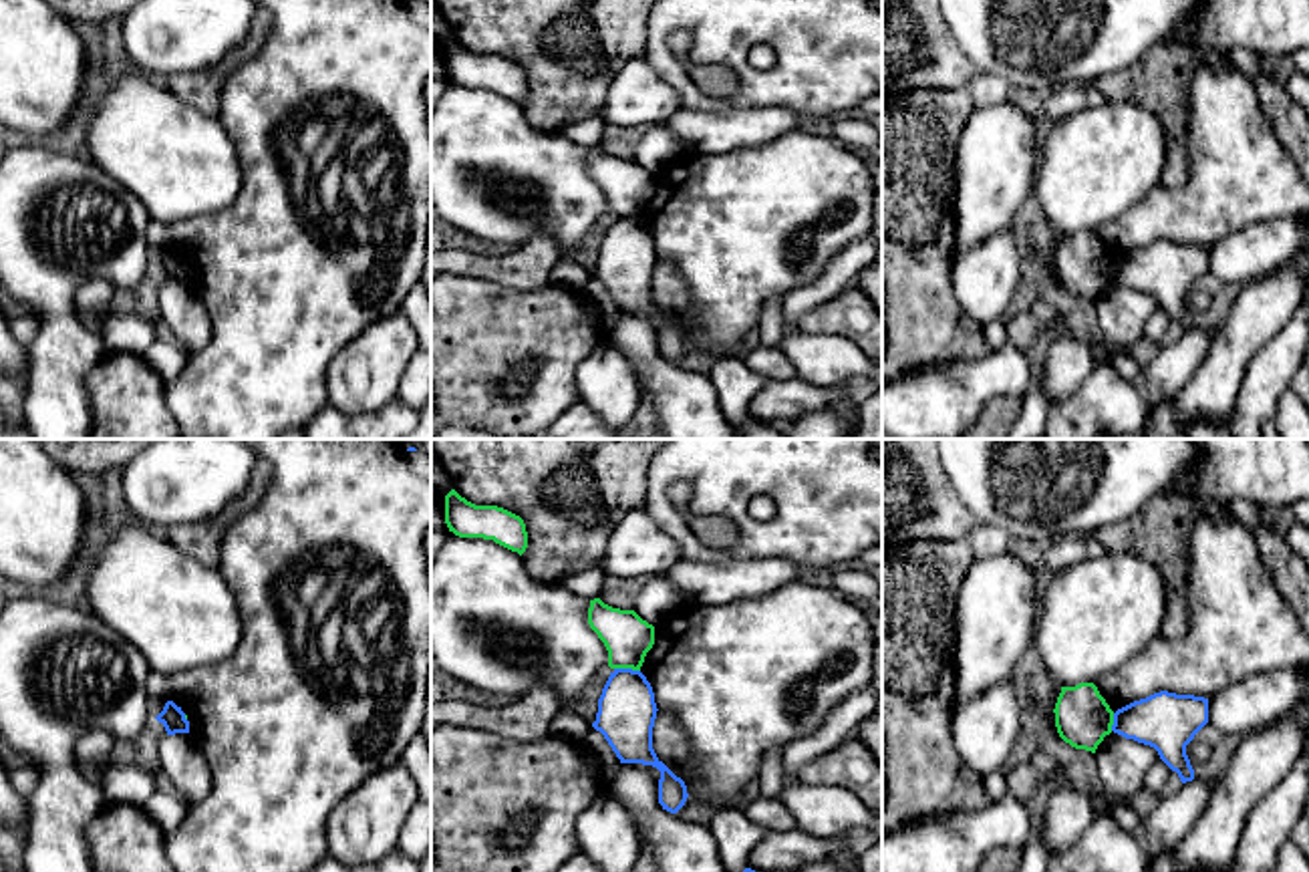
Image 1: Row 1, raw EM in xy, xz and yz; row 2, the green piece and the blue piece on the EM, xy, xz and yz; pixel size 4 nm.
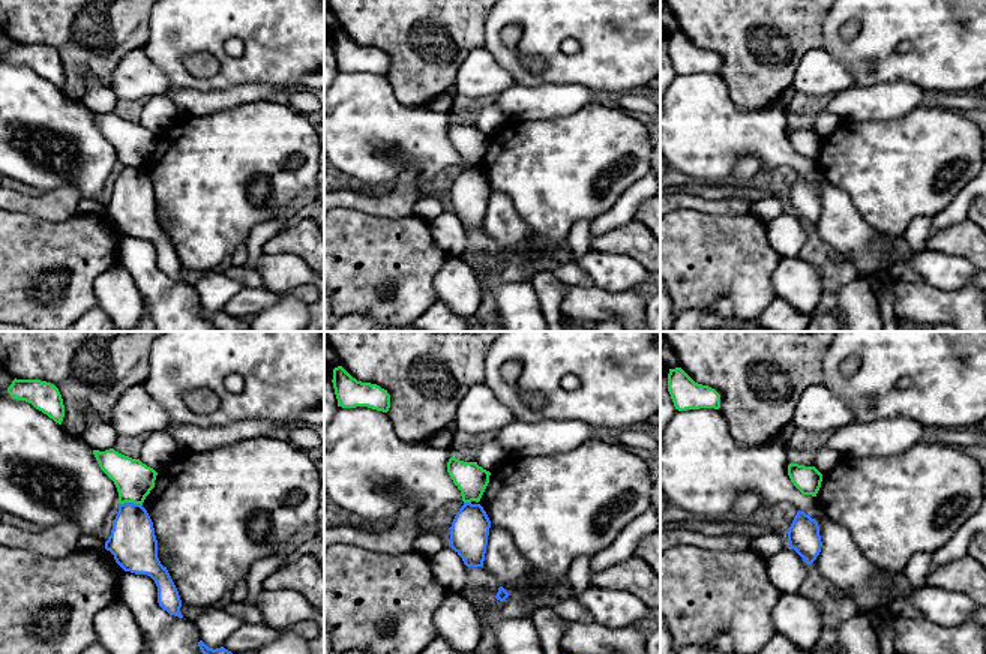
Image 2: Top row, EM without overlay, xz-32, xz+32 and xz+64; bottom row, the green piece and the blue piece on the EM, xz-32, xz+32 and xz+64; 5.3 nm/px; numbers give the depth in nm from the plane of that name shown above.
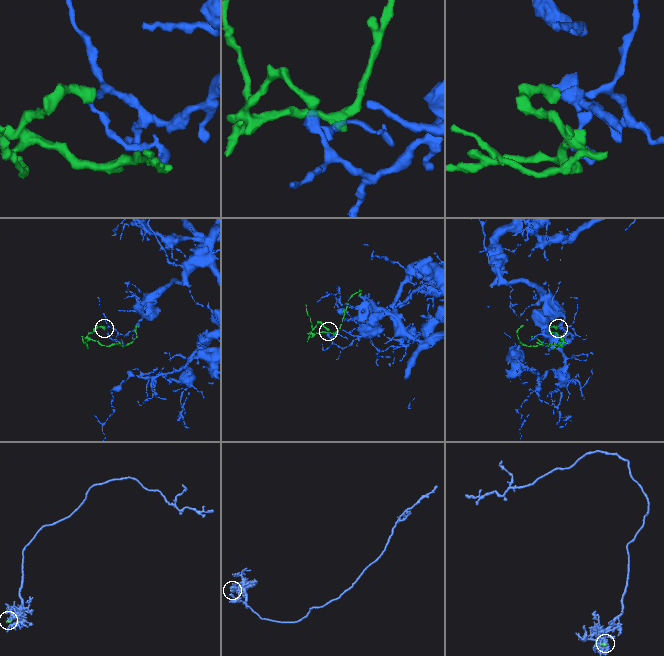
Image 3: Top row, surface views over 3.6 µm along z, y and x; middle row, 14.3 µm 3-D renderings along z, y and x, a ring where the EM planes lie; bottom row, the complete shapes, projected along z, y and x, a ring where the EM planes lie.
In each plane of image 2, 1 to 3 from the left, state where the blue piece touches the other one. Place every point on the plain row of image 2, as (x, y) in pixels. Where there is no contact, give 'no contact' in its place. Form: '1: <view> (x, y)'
1: xz-32 (131, 165)
2: xz+32 (467, 165)
3: no contact

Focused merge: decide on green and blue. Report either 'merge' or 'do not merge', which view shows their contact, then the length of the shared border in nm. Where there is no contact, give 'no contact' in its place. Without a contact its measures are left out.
do not merge; meets green in xz; contact 110 nm long

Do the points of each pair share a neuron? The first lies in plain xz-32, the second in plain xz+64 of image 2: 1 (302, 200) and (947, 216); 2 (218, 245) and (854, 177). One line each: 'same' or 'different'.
1: same
2: same

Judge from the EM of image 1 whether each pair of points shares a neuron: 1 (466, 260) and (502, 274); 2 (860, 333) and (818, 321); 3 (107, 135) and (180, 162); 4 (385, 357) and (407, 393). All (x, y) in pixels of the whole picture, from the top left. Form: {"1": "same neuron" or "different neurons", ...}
{"1": "same neuron", "2": "same neuron", "3": "same neuron", "4": "different neurons"}

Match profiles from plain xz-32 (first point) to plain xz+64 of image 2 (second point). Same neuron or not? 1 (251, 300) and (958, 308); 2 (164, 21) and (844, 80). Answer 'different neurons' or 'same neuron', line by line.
1: same neuron
2: different neurons

